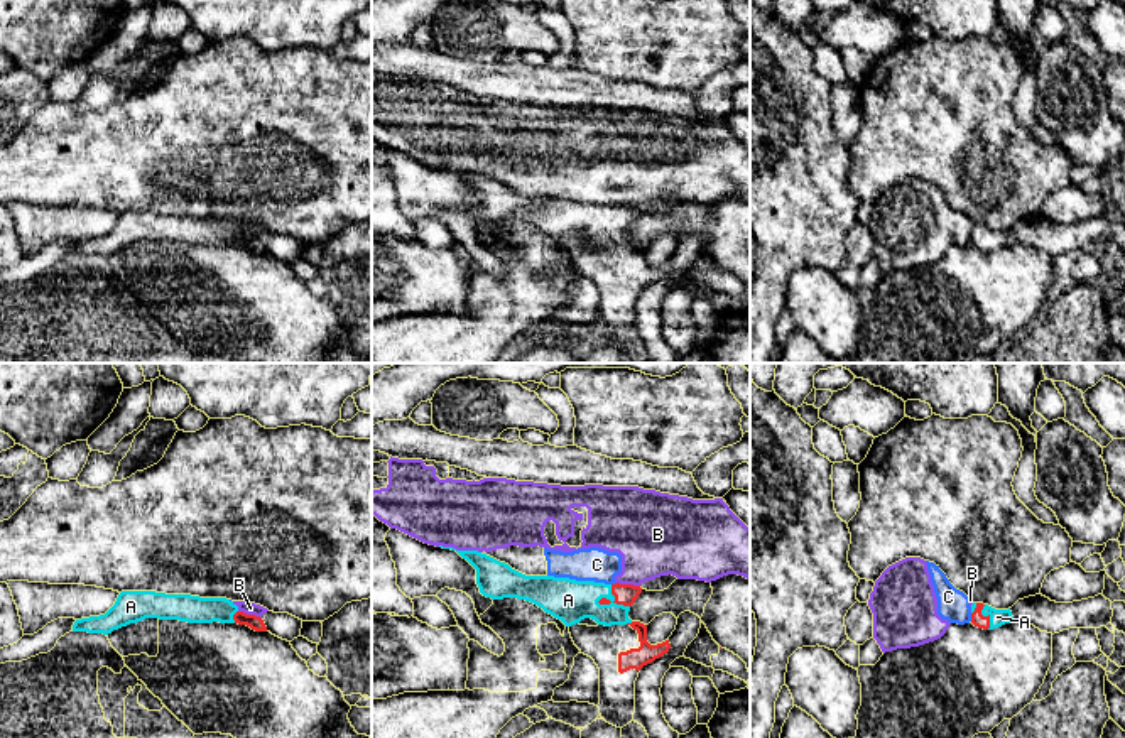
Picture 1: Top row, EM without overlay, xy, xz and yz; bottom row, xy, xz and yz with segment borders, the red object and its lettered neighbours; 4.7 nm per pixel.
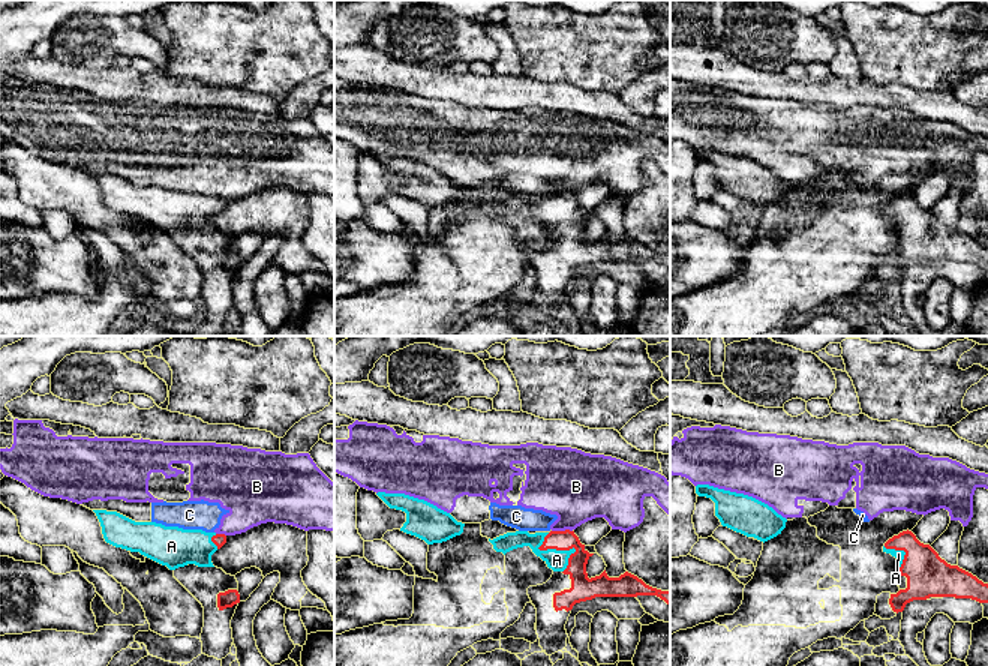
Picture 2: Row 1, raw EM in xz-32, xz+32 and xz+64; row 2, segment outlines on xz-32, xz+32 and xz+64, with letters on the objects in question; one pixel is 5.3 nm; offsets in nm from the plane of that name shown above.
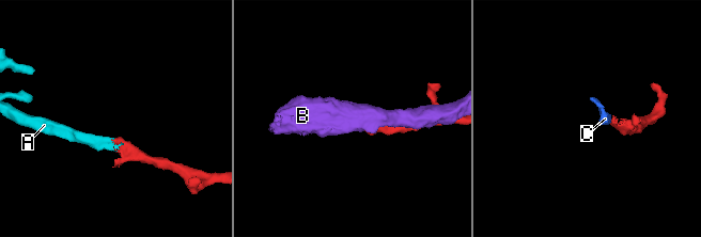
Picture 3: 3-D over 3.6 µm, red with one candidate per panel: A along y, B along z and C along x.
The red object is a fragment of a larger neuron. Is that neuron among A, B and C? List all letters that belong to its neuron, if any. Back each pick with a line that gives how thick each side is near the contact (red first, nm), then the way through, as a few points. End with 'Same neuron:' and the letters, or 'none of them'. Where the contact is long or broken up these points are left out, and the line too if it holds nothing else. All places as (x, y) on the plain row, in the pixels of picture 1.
A: Thickness 100 nm (red) against 200 nm. Path across: xz (625, 217), (614, 223), (568, 222)
Same neuron: A

